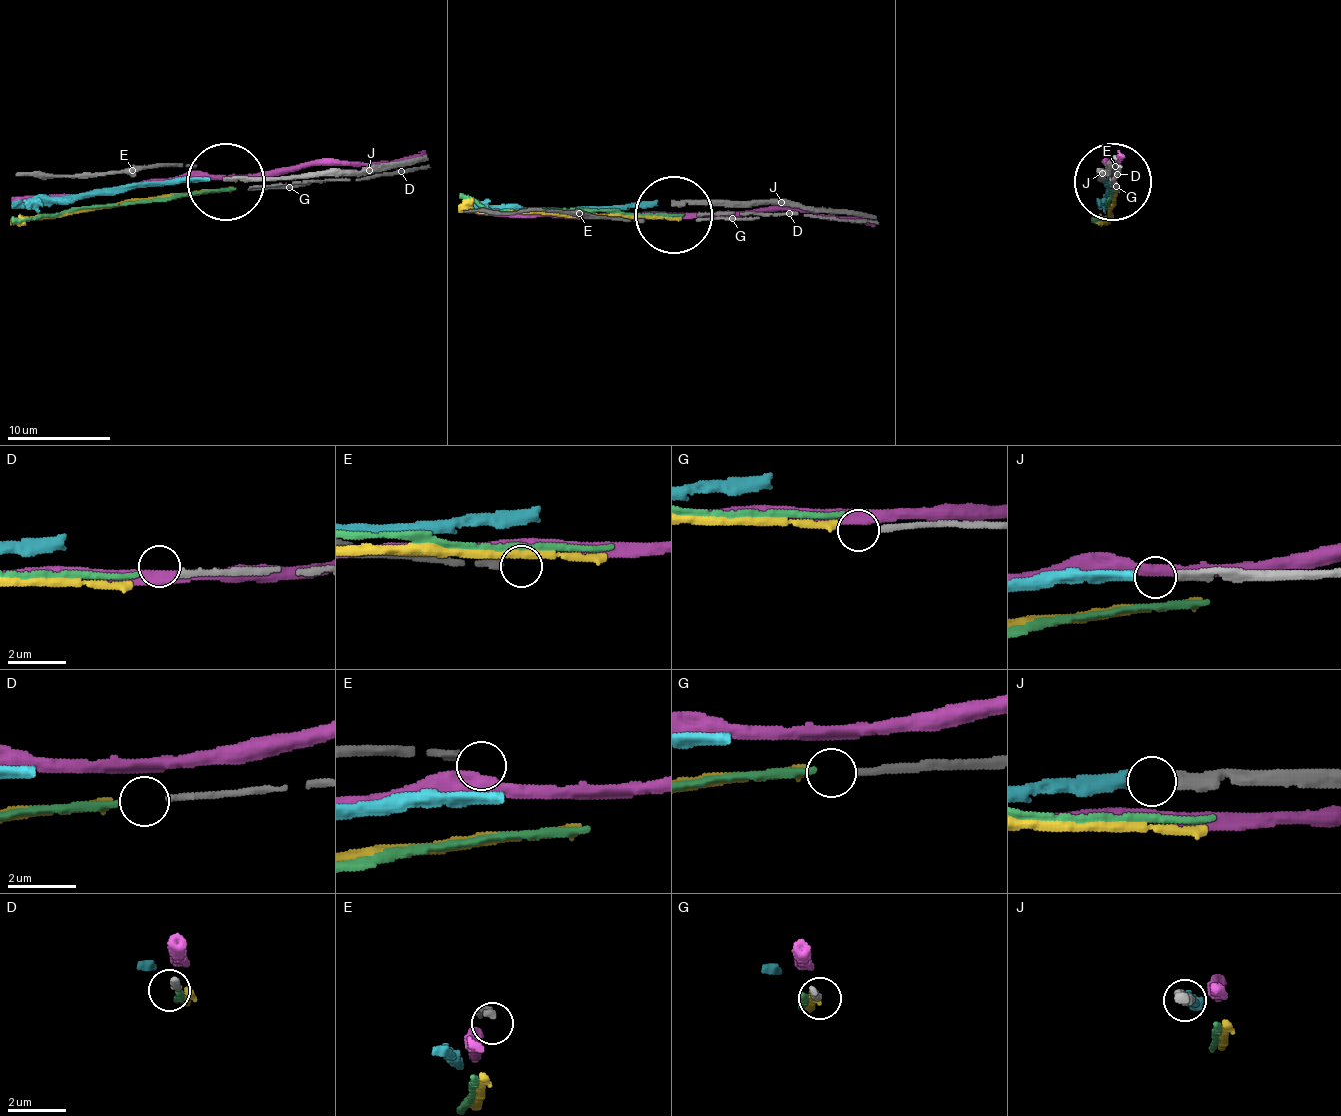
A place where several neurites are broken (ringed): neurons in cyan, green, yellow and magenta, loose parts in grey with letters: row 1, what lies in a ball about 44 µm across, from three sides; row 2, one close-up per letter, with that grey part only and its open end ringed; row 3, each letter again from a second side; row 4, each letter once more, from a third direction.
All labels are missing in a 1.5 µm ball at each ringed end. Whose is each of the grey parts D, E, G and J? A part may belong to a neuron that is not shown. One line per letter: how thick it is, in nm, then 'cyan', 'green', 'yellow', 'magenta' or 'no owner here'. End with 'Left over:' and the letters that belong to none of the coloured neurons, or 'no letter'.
D: calibre 200 nm; green
E: calibre 240 nm; no owner here
G: calibre 220 nm; no owner here
J: calibre 360 nm; cyan
Left over: E, G

